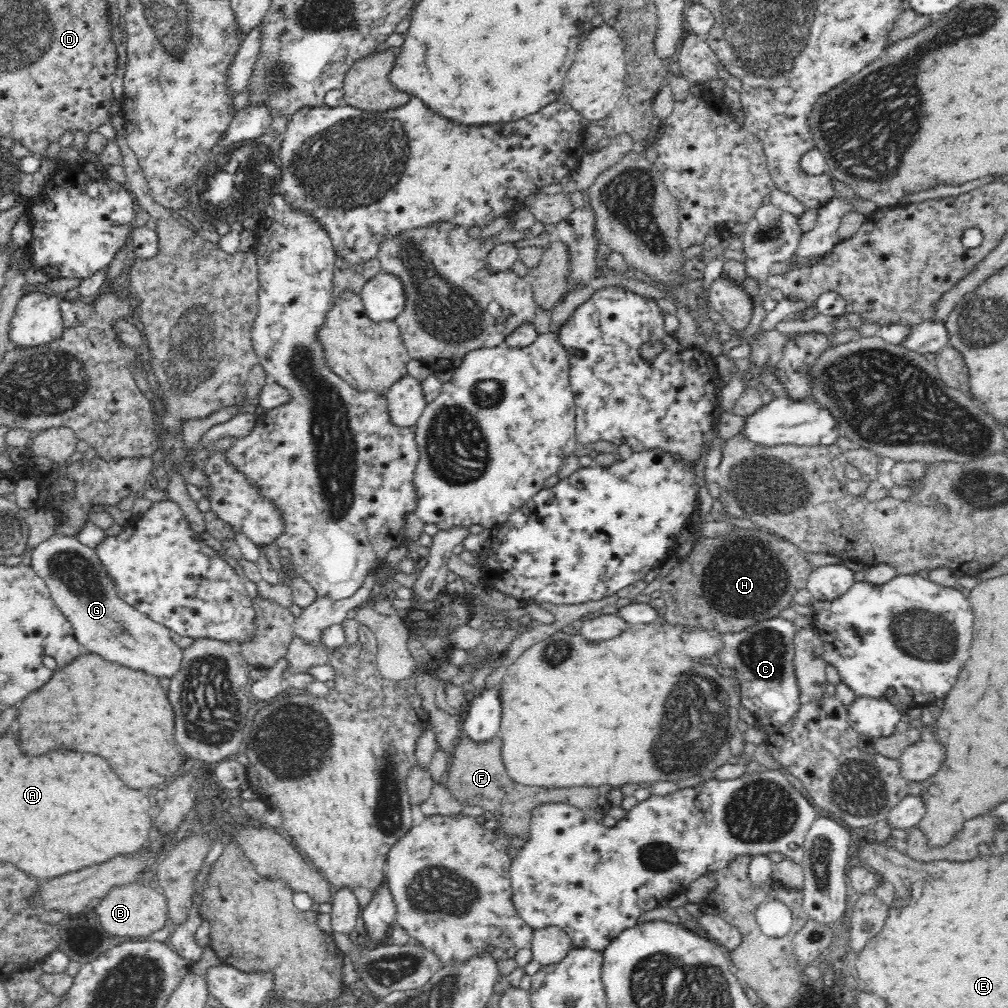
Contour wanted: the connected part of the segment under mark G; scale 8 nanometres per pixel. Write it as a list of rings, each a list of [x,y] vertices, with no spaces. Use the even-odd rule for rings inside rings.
[[[53,535],[32,550],[29,562],[45,580],[53,603],[68,619],[84,651],[100,654],[106,660],[116,660],[134,670],[146,670],[160,678],[178,674],[184,655],[183,648],[172,636],[172,629],[120,596],[114,577],[104,568],[95,548],[74,537]]]

